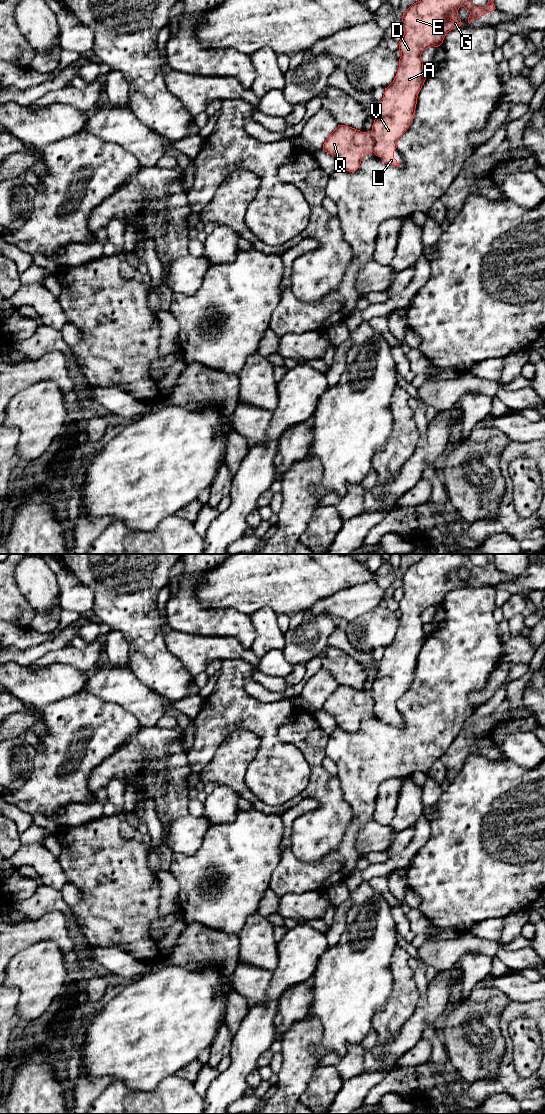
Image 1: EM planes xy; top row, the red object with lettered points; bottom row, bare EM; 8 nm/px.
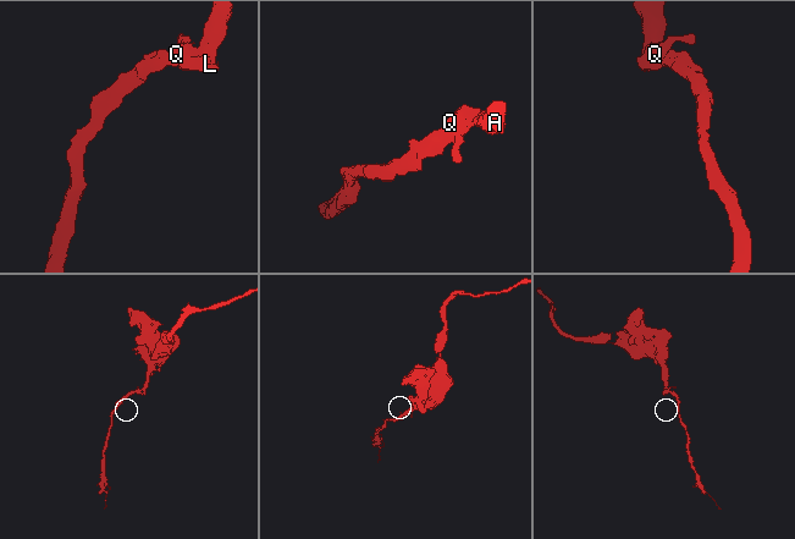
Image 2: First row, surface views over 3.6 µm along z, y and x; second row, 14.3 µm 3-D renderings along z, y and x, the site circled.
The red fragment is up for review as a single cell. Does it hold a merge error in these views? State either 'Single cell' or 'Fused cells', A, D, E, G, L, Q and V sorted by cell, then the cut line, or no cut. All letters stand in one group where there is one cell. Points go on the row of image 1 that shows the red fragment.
Fused cells. Groups: A D E G L V / Q. Split along xy (369, 133), (373, 140), (373, 151)

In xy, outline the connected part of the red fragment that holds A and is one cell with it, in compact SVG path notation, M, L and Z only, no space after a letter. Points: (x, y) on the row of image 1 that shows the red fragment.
M420 0L403 13L401 26L404 29L404 35L398 43L401 53L399 68L393 82L385 88L383 98L378 103L377 117L370 133L374 140L373 153L378 157L383 157L384 163L400 166L394 158L397 141L414 119L418 94L427 78L423 70L424 63L421 60L422 52L431 46L440 46L449 31L462 25L458 16L460 7L463 6L470 12L468 18L470 24L484 14L494 11L496 8L493 1L488 0L486 6L477 7L471 0Z

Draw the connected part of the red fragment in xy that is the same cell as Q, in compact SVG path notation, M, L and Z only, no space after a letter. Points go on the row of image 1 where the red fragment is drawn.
M338 125L323 144L323 150L331 154L337 166L345 171L355 172L362 159L373 152L374 140L370 133Z

